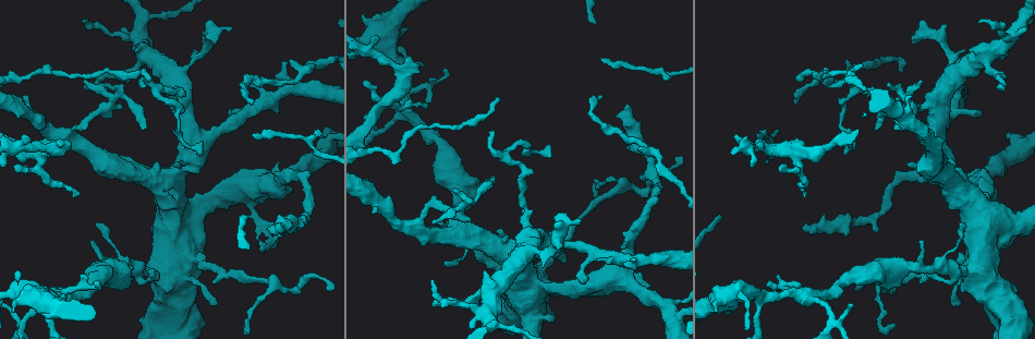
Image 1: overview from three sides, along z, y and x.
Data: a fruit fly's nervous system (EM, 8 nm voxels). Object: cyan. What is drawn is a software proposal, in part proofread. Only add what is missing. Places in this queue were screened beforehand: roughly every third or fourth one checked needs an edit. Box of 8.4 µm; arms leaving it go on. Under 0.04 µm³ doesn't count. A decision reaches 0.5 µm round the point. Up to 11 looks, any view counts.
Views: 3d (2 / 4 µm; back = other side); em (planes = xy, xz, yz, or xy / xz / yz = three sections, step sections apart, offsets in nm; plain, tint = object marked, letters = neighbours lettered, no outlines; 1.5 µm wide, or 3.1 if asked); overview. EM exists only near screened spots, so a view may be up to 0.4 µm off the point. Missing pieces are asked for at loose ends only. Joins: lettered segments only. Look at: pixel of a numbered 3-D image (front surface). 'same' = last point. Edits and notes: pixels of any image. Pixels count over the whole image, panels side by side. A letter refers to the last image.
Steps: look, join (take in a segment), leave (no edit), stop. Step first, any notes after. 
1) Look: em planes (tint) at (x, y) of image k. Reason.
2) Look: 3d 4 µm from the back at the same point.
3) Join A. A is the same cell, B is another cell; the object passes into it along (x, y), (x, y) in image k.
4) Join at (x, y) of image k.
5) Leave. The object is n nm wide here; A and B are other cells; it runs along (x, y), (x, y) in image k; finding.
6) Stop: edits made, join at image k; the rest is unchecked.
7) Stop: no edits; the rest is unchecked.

Look: 3d 4 µm at (15, 167) of image 1. An open end.

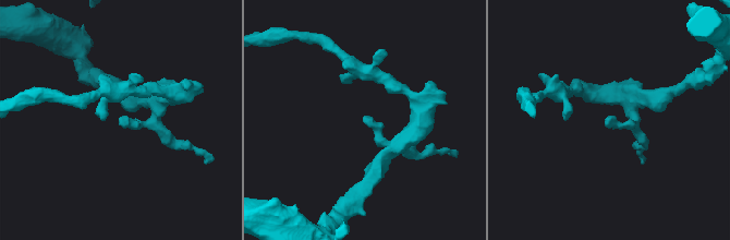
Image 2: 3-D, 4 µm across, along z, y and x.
Look: em planes (letters) at (363, 119) of image 2. Now the EM.

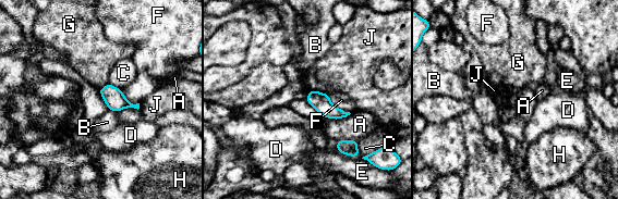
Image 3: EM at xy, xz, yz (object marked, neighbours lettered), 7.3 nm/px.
Leave. A, B, C, D, E, F, G, H and J are other cells; none of them fits.

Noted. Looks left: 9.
Look: em xy step 4 (tint) at (980, 20) of image 1.

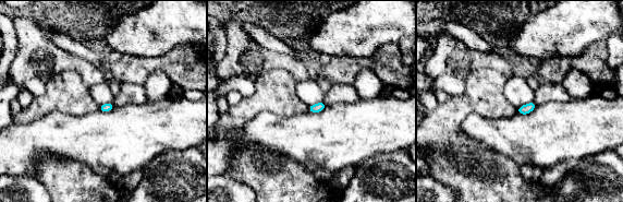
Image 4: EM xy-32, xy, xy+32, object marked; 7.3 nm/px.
Look: em planes (letters) at the same point. Cut it another way.

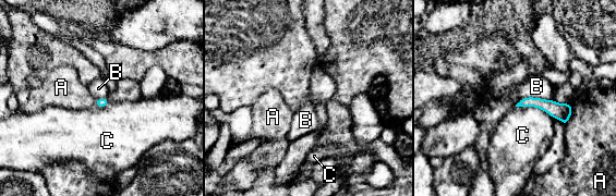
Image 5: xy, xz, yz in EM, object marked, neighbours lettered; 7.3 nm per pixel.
Leave. The longest contact is with C, 300 nm; A, B and C are other cells; it runs along (521, 102), (540, 102), (568, 113) in image 5; no lettered segment goes on from it.

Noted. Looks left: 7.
Look: em planes (plain) at (199, 153) of image 1. Free end.

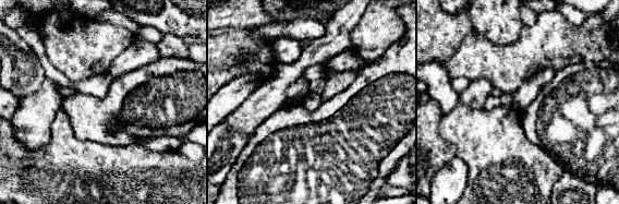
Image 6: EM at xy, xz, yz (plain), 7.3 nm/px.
Look: em planes (letters) at the same point. What lies round it.

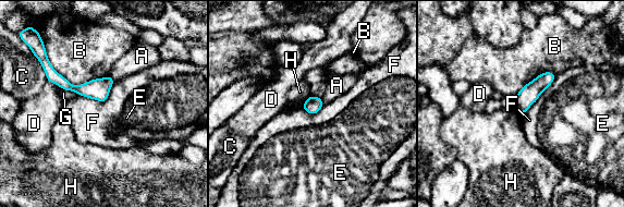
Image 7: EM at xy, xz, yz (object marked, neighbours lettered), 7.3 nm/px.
Leave. A, B, C, D, E, F, G and H are other cells; a border runs along (512, 107), (522, 114) in image 7; no lettered segment goes on from it.

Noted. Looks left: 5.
Look: em xz step 8 (tint) at (963, 222) of image 1. Branch stops here.

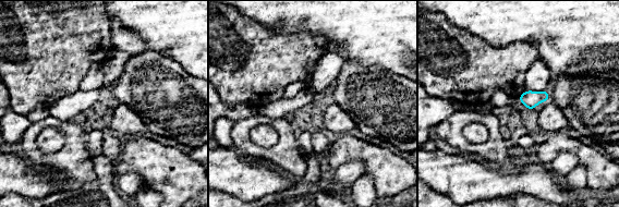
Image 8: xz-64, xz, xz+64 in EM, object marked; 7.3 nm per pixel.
Look: em planes (letters) at the same point.

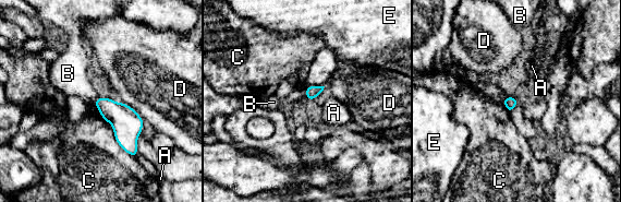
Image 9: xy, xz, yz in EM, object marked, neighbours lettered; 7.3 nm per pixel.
Leave. A, B, C, D and E are other cells; no lettered segment goes on from it.

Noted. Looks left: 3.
Stop: no edits; the rest is unchecked.

